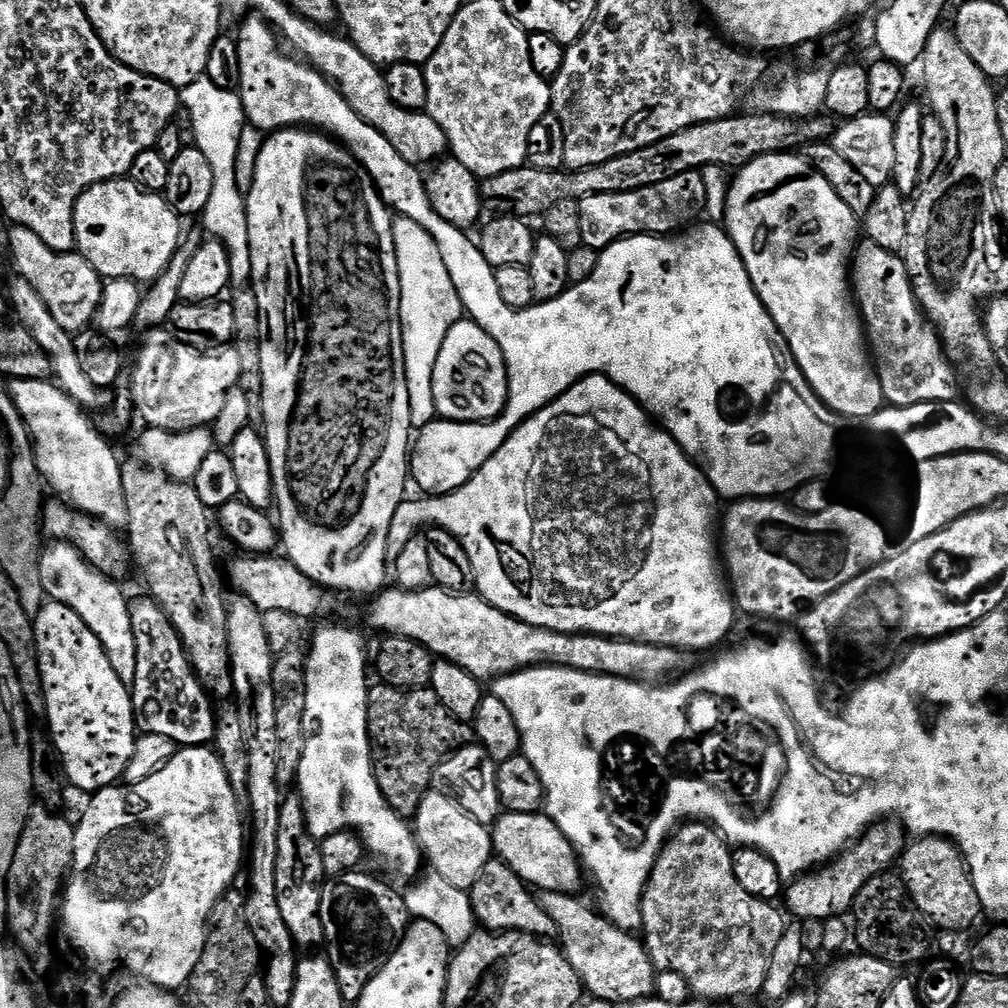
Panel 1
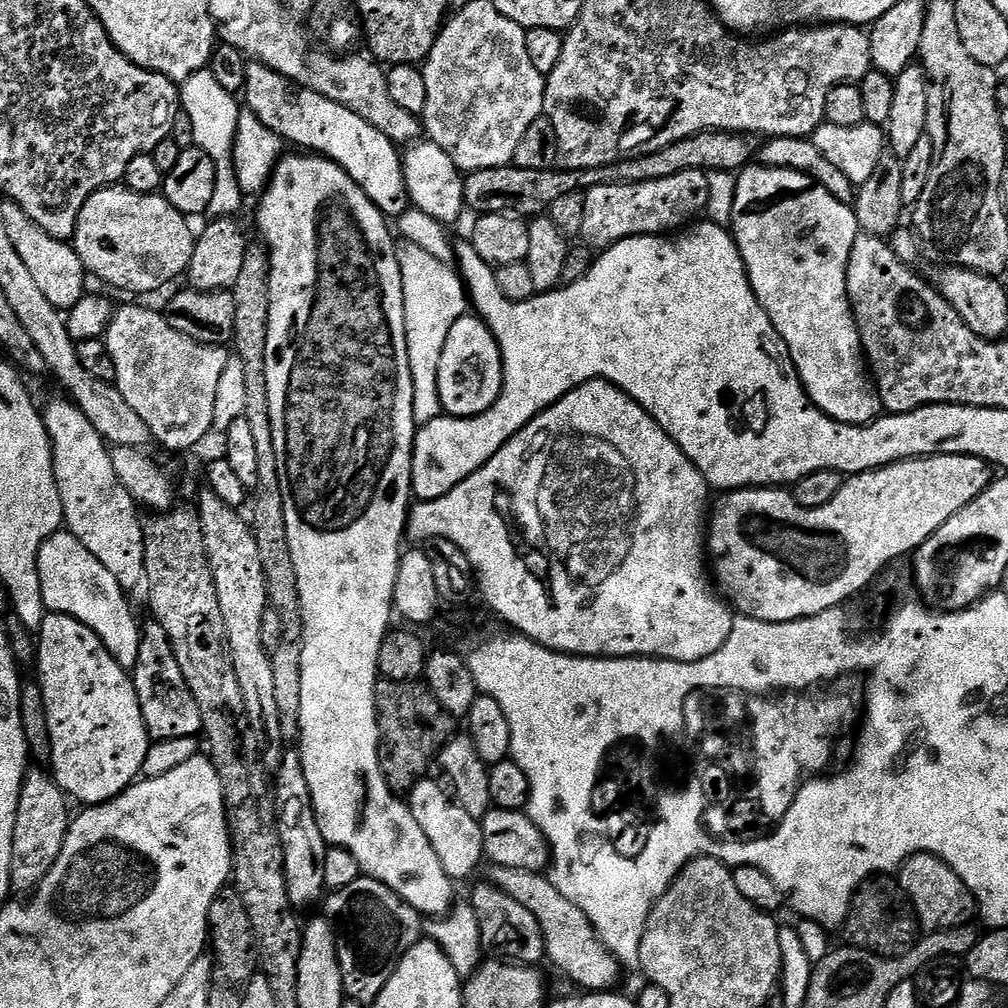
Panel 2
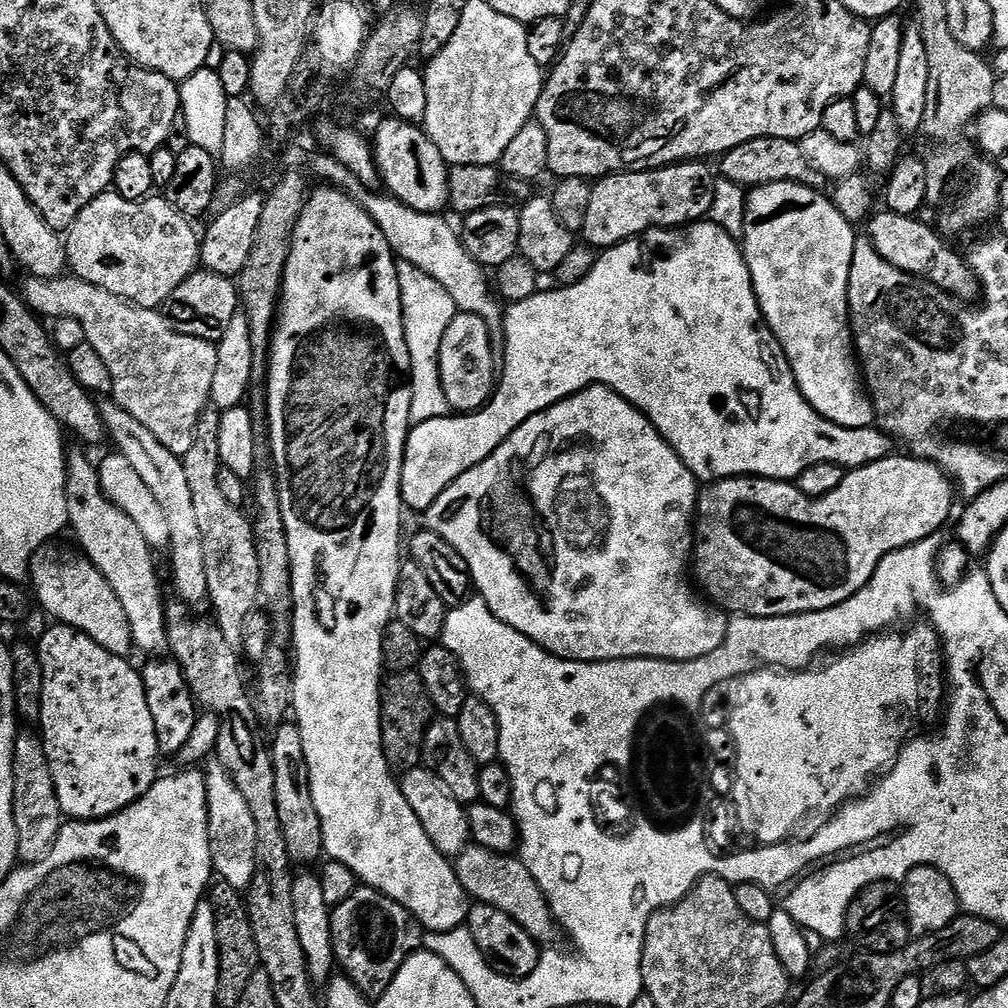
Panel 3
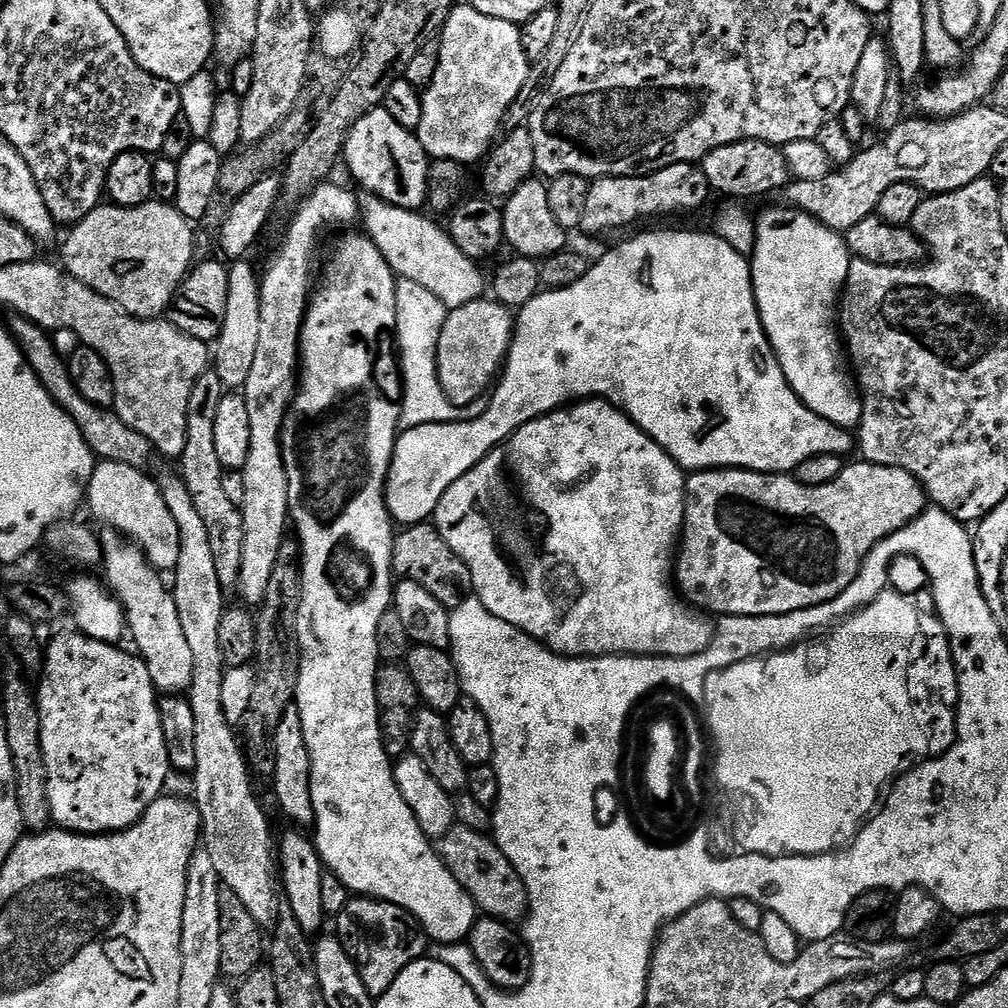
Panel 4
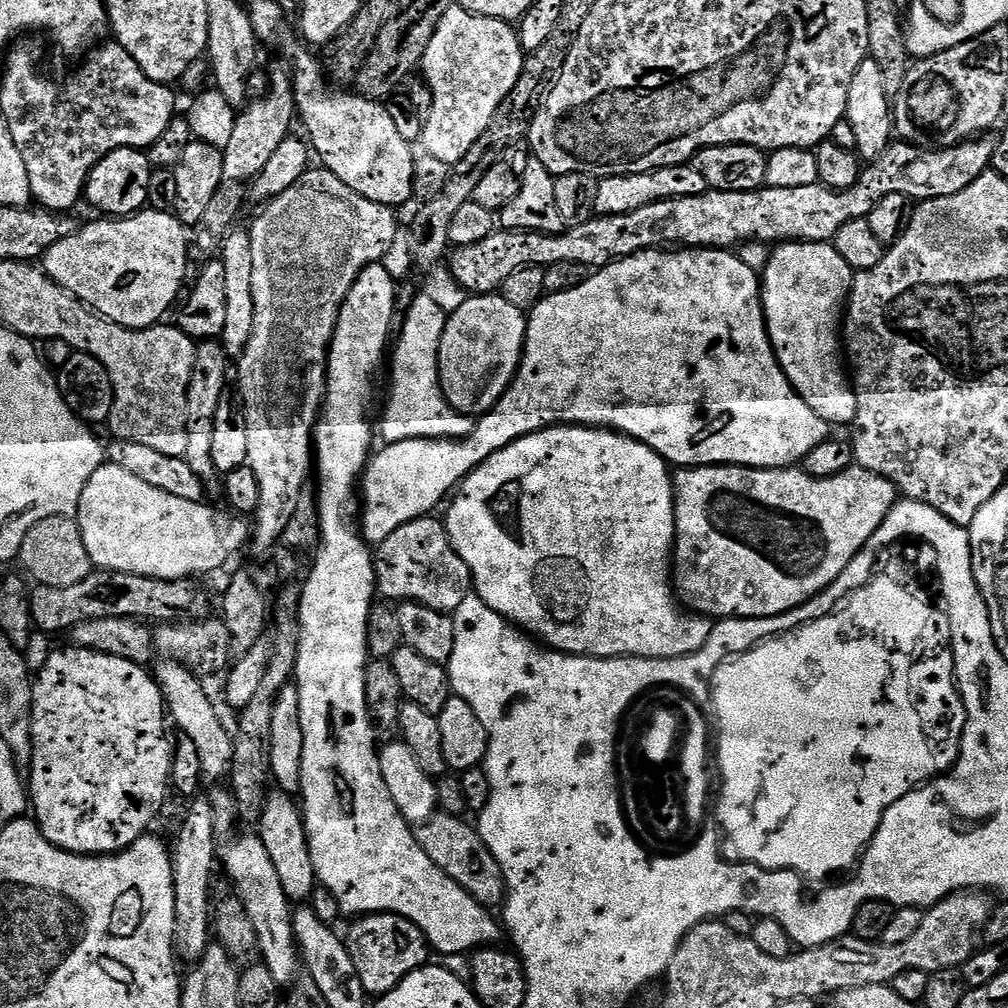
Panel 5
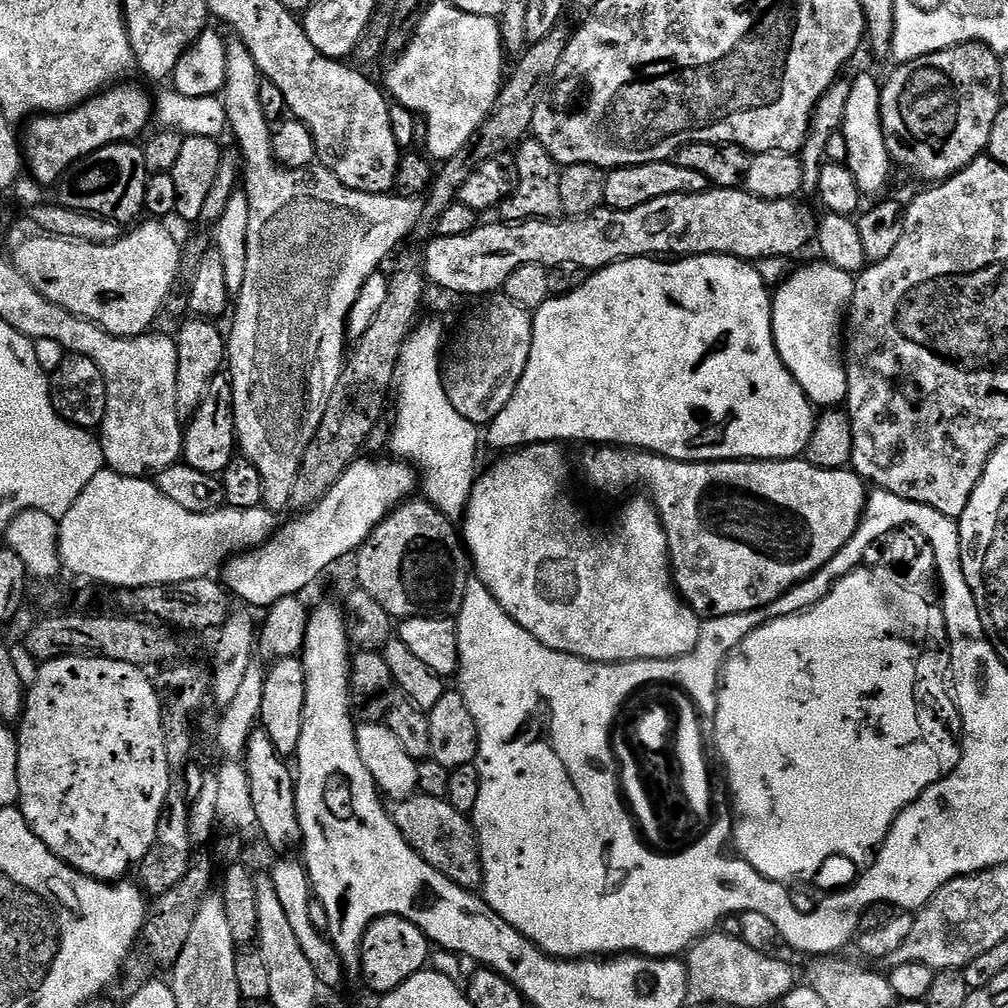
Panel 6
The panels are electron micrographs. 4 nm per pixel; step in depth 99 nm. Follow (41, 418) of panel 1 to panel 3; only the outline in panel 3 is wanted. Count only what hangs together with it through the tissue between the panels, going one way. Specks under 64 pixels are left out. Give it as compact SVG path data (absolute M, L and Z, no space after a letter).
M76 446L73 452L67 453L68 458L68 481L62 486L62 504L66 509L66 520L72 523L72 532L76 535L79 551L87 556L91 562L110 582L110 590L118 594L118 602L122 602L122 610L126 610L126 622L130 622L130 634L132 635L133 645L137 649L141 648L148 654L160 654L168 646L168 617L166 615L166 599L160 593L160 580L156 577L156 564L152 561L154 549L142 538L142 530L134 526L134 521L125 514L106 494L100 485L100 474L97 465L92 464L92 460L84 452L85 449Z

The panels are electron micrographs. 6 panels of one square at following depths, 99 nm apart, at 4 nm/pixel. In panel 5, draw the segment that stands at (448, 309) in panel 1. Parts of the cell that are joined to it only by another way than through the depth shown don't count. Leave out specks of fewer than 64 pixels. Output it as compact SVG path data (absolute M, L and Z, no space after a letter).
M416 294L403 315L404 325L398 328L400 341L397 344L395 341L390 356L392 393L388 396L388 405L384 408L380 424L378 420L379 439L381 436L384 444L397 444L407 440L461 440L469 436L474 427L473 417L451 408L440 389L438 350L449 313L444 312L433 299Z

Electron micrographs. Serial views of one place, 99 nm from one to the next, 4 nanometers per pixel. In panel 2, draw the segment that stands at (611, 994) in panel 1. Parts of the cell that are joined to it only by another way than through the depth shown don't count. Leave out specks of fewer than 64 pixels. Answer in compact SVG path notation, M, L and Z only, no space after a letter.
M513 868L491 869L491 883L497 884L510 898L514 898L521 906L526 906L534 918L538 918L538 926L542 926L544 941L548 947L546 956L553 960L570 979L576 984L581 984L581 989L589 992L602 992L617 987L616 979L622 973L622 965L616 955L605 946L595 926L570 902L570 898L562 895L552 885L551 879L544 872L531 872L530 870L514 870Z

